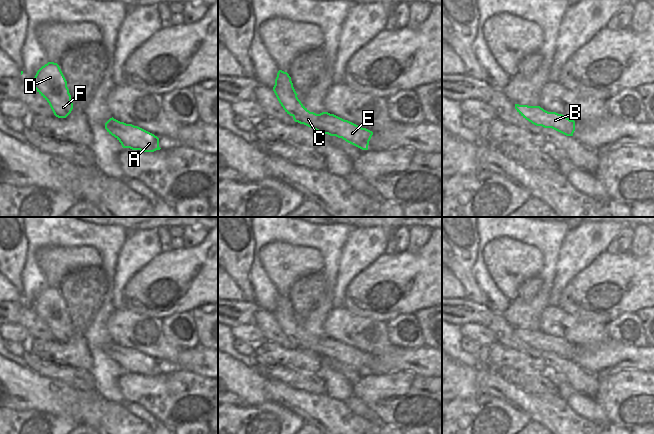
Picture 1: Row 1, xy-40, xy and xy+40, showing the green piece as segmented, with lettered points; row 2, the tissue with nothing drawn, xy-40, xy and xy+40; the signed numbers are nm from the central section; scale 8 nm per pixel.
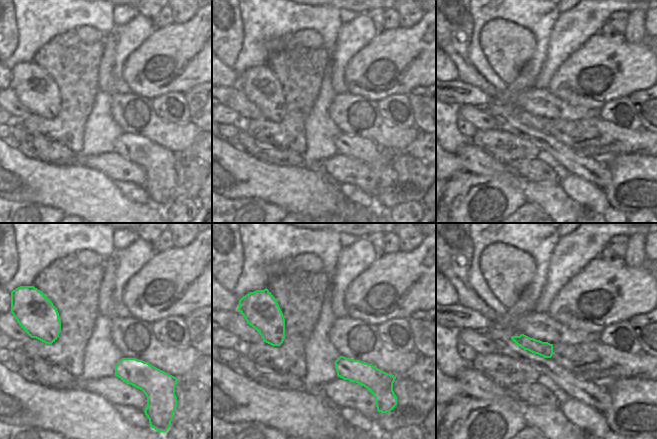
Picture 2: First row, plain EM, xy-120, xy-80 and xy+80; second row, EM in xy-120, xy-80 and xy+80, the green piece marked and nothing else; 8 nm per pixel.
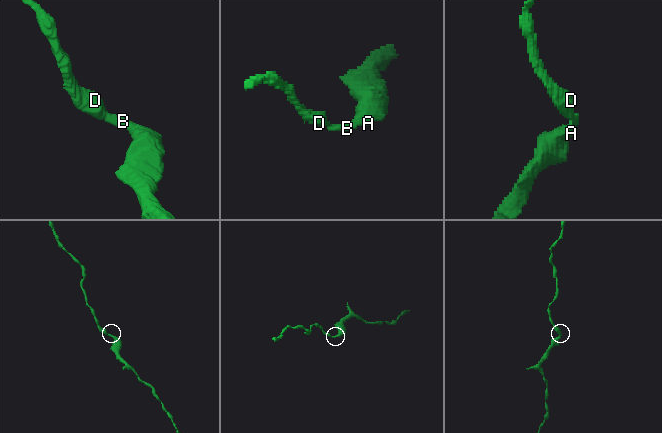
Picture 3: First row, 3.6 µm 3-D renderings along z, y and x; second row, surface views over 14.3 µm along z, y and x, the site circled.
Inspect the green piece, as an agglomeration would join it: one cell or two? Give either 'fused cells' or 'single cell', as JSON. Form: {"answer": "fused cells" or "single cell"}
{"answer": "single cell"}

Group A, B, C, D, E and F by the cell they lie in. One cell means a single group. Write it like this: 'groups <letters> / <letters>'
groups A B C D E F

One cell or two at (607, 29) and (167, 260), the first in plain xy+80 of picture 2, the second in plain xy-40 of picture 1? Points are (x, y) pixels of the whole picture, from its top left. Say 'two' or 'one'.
two

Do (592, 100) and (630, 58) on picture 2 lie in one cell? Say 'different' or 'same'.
same

